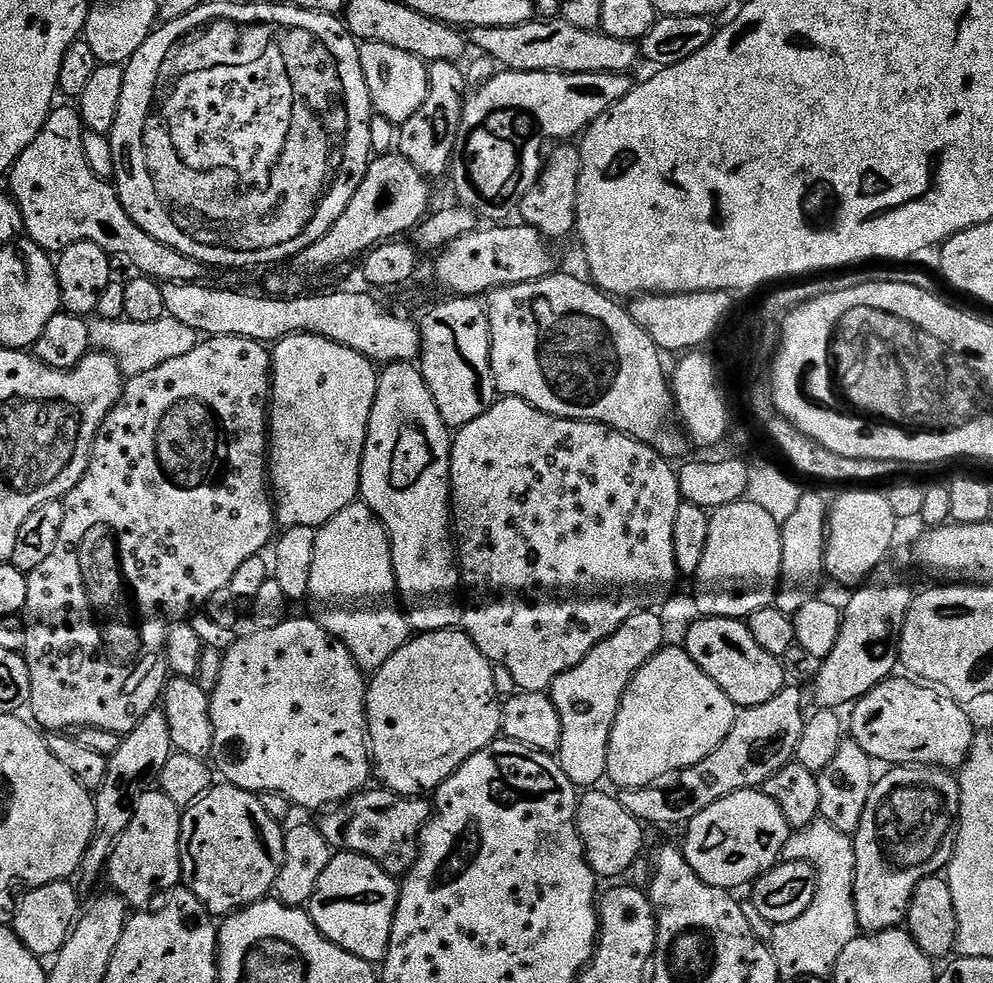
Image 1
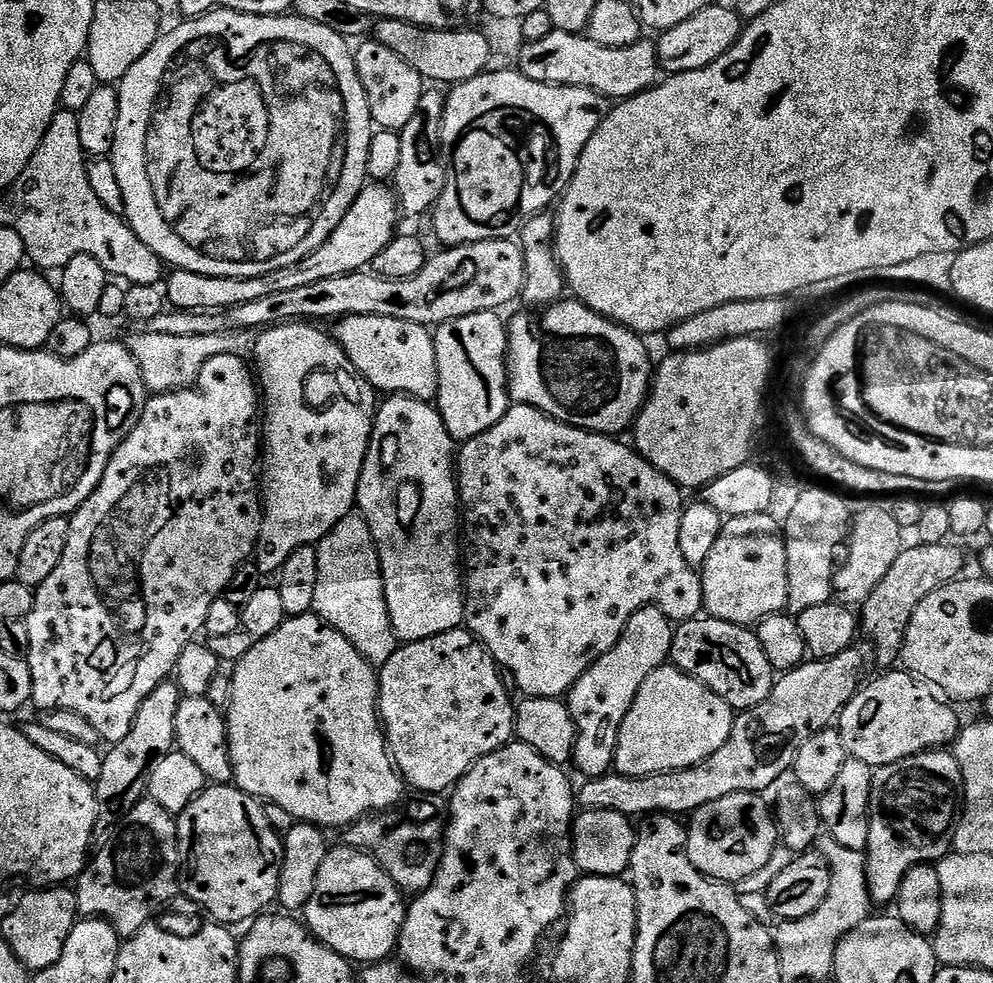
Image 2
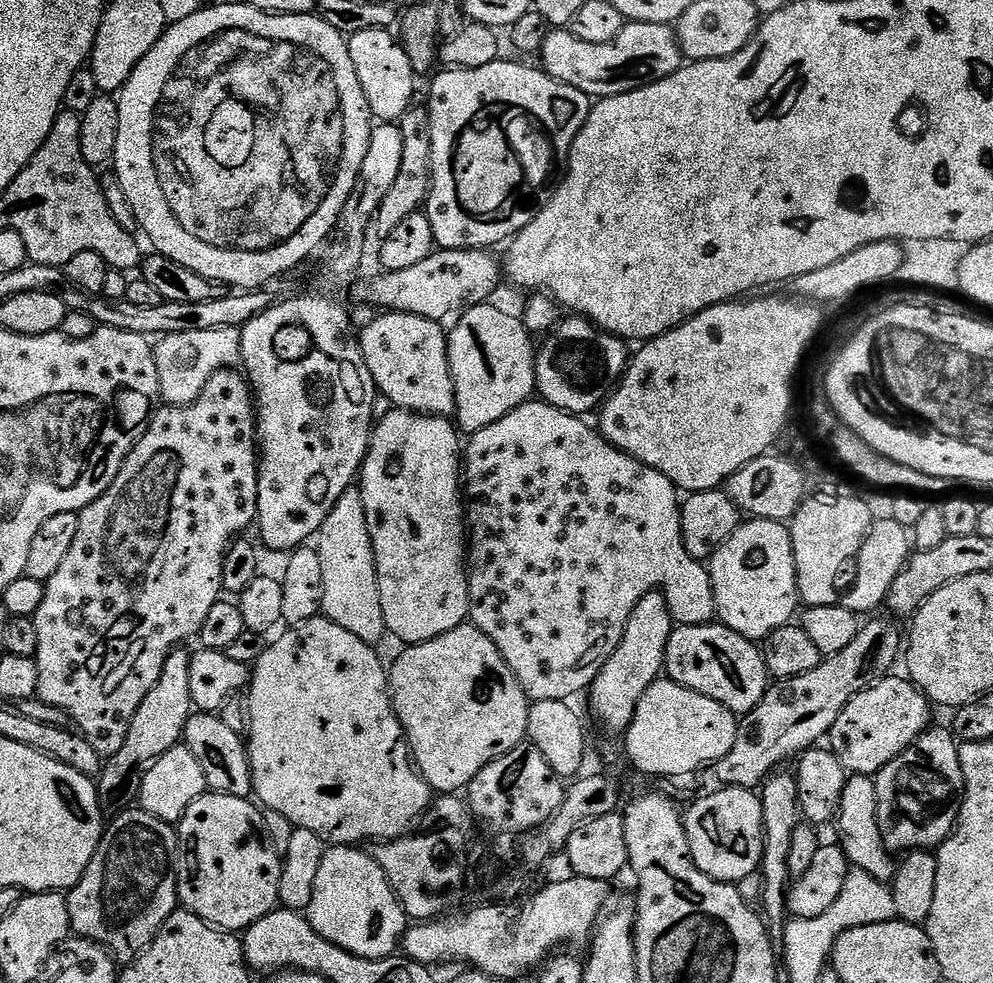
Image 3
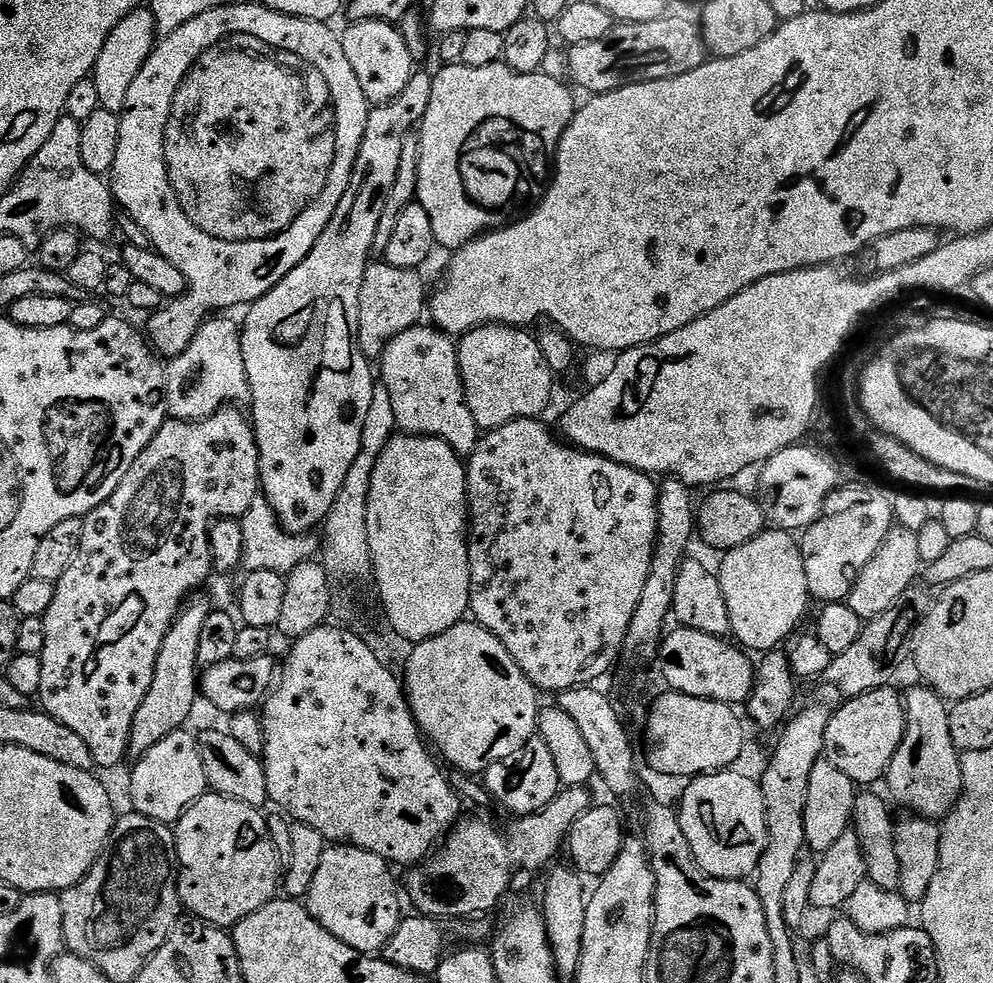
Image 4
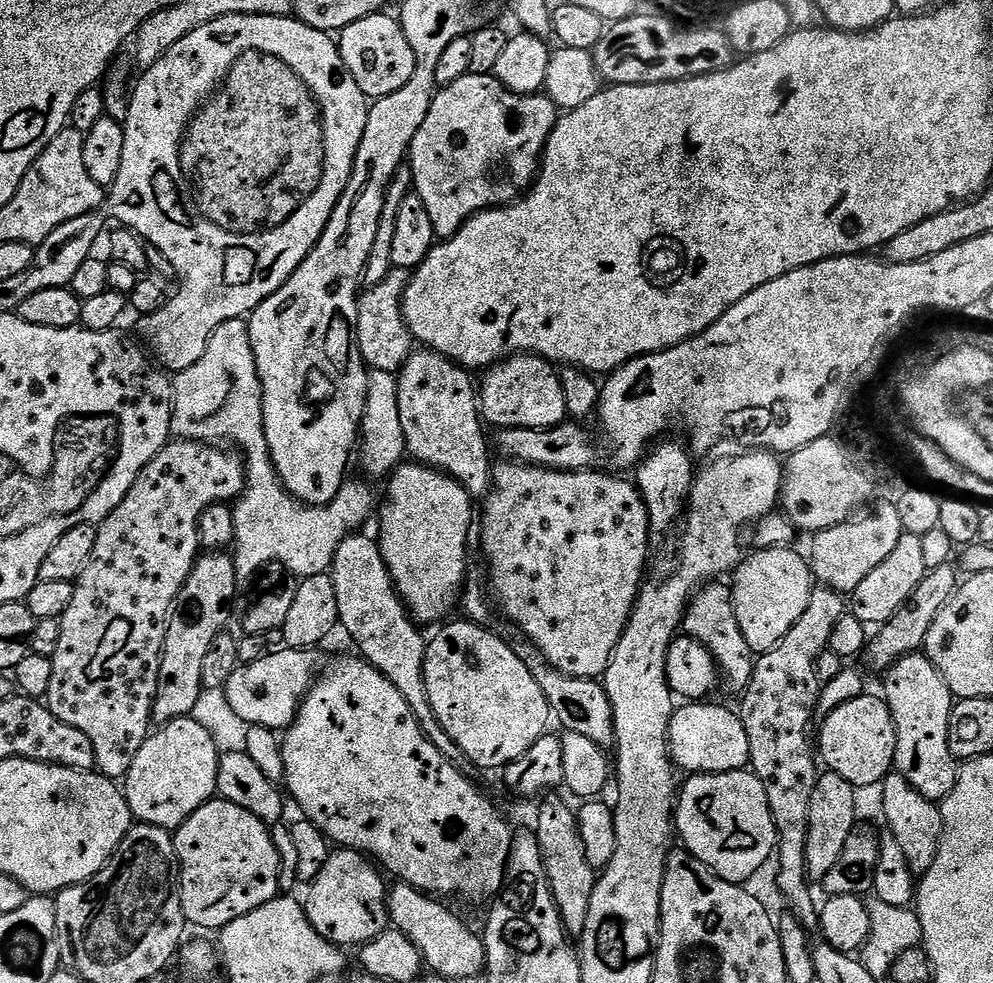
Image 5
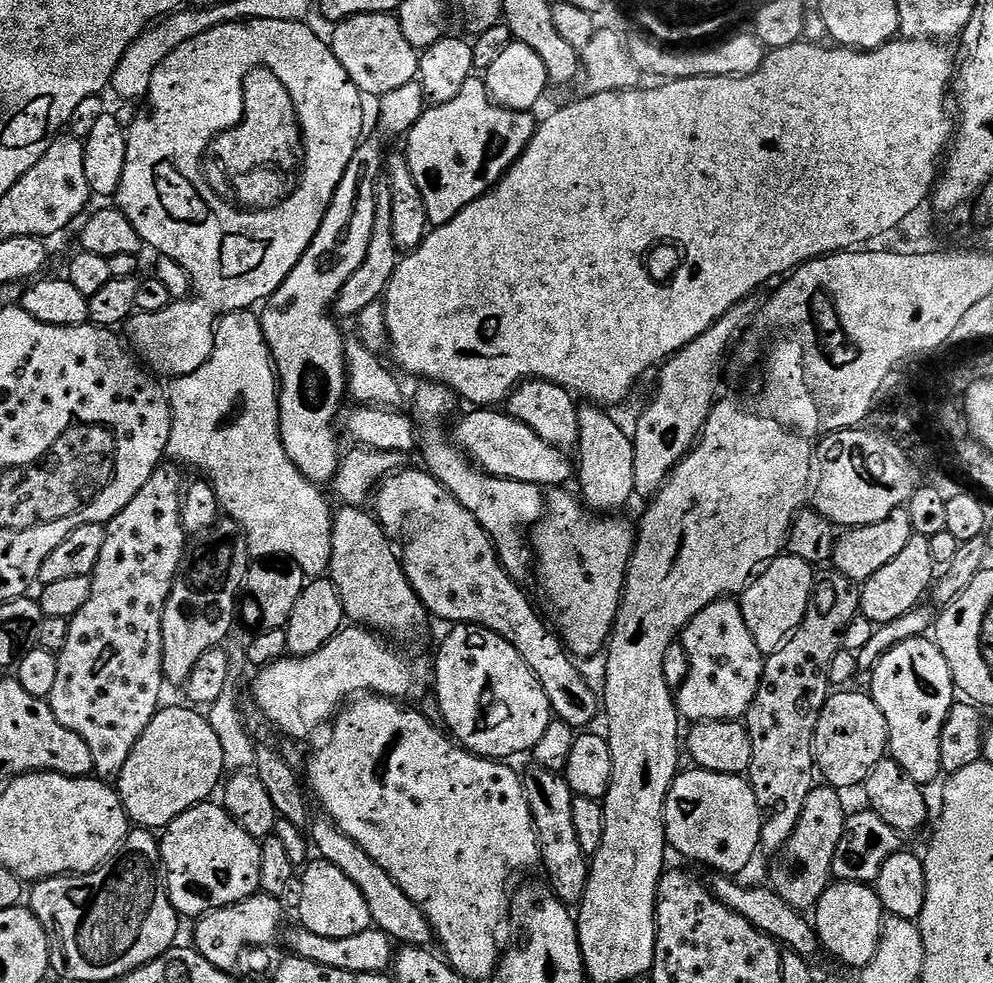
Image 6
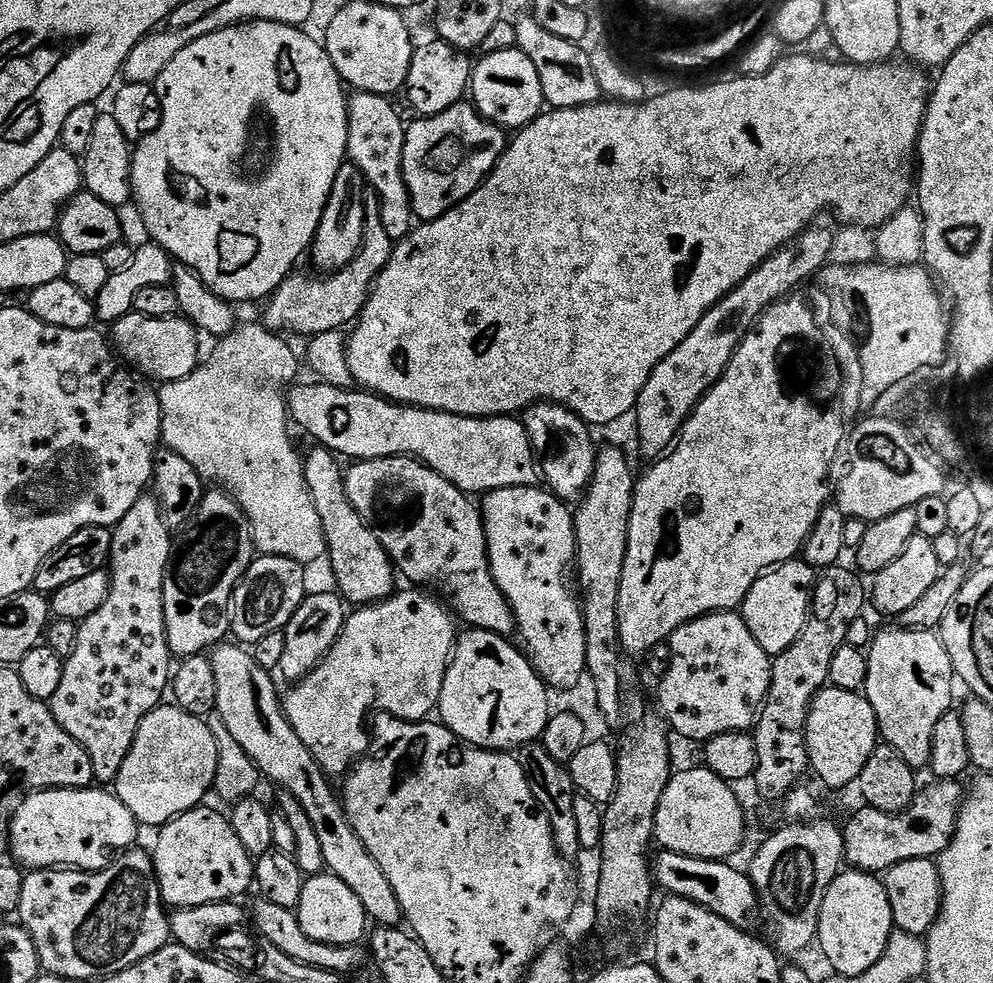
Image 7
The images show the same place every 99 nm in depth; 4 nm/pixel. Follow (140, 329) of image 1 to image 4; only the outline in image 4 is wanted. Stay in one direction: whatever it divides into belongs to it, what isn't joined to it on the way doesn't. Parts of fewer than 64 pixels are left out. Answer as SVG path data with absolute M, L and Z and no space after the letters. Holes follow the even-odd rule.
M220 314L215 318L205 319L190 346L182 354L167 361L166 403L171 419L193 422L208 420L218 409L236 406L241 403L239 400L249 399L246 362L242 362L242 328L237 321L235 324L224 316L227 315ZM216 318L217 320L212 320Z

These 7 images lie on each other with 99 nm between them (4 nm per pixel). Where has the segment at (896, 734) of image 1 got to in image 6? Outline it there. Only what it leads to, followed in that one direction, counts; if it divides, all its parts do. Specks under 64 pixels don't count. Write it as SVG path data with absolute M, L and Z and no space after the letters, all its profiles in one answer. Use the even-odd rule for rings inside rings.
M836 690L829 695L822 714L818 718L818 726L812 743L814 764L819 775L820 772L824 775L823 783L837 790L845 790L844 788L859 789L865 778L870 774L870 770L874 770L876 763L885 759L888 752L888 727L882 710L878 710L878 706L873 702L867 691L848 691L852 690Z

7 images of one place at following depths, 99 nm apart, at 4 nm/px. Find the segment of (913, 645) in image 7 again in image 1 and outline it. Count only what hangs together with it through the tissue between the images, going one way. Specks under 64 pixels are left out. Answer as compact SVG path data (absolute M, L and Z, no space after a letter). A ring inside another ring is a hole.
M896 766L884 777L877 779L872 785L872 793L866 802L866 810L862 814L860 829L854 834L856 846L856 877L854 878L854 904L860 923L860 932L871 934L874 932L889 932L892 928L900 928L907 921L908 907L912 901L914 890L918 882L922 882L927 876L943 873L952 861L952 852L956 849L956 829L960 822L960 782L951 771L943 768L930 768L927 766Z

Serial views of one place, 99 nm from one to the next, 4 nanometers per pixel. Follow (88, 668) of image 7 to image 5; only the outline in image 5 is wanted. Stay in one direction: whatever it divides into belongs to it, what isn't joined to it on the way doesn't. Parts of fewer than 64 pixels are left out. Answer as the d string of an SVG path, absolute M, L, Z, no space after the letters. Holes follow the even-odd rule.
M179 438L164 445L163 450L140 471L134 486L130 486L130 494L126 494L126 498L122 498L120 505L97 527L96 537L94 538L94 552L90 554L90 560L86 562L80 577L75 580L70 604L66 606L66 610L60 616L62 638L58 638L58 650L54 650L54 654L50 657L52 669L50 670L50 690L46 697L46 707L58 719L66 722L66 726L74 726L74 730L82 730L82 734L86 734L86 738L90 738L90 743L94 746L94 758L96 759L95 771L110 780L123 781L124 775L130 770L130 762L134 762L134 754L138 754L138 750L142 750L142 742L146 742L146 738L150 735L148 724L153 723L152 707L158 690L160 659L164 653L168 617L172 611L172 605L175 604L178 594L190 574L190 570L196 565L196 561L202 552L200 535L198 534L200 516L211 504L235 501L244 490L243 455L236 450L227 452L224 448L227 447L217 446L212 442Z

